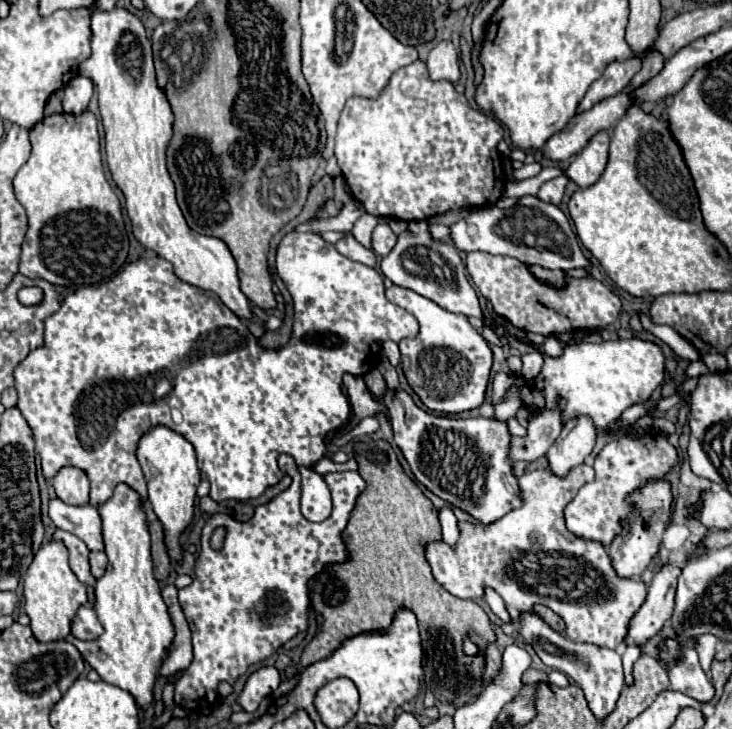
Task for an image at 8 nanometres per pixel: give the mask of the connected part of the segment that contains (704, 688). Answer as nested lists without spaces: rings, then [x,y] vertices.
[[[694,647],[684,649],[684,661],[680,665],[674,665],[670,671],[670,685],[674,691],[686,693],[698,701],[712,701],[714,697],[714,683],[712,679],[702,671],[698,653]]]

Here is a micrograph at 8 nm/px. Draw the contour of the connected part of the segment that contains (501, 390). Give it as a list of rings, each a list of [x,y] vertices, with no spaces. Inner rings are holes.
[[[500,371],[500,373],[494,377],[494,403],[502,401],[502,397],[504,397],[504,393],[506,393],[506,389],[508,389],[510,383],[512,383],[512,379],[510,379],[504,371]]]

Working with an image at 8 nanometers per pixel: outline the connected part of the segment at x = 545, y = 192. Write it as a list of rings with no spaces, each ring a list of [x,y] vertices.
[[[560,175],[560,177],[544,183],[544,185],[540,187],[540,191],[538,191],[538,197],[540,197],[542,201],[546,201],[546,203],[558,205],[558,203],[562,201],[562,197],[564,197],[566,185],[568,185],[568,177],[566,177],[566,175]]]

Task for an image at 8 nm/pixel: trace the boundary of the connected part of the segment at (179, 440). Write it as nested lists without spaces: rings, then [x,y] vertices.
[[[158,425],[140,439],[136,455],[142,465],[144,477],[148,481],[148,501],[164,527],[168,557],[170,557],[172,565],[180,565],[182,563],[180,537],[194,519],[196,487],[200,483],[200,471],[196,467],[196,453],[194,453],[192,445],[188,441],[184,441],[184,437]]]

